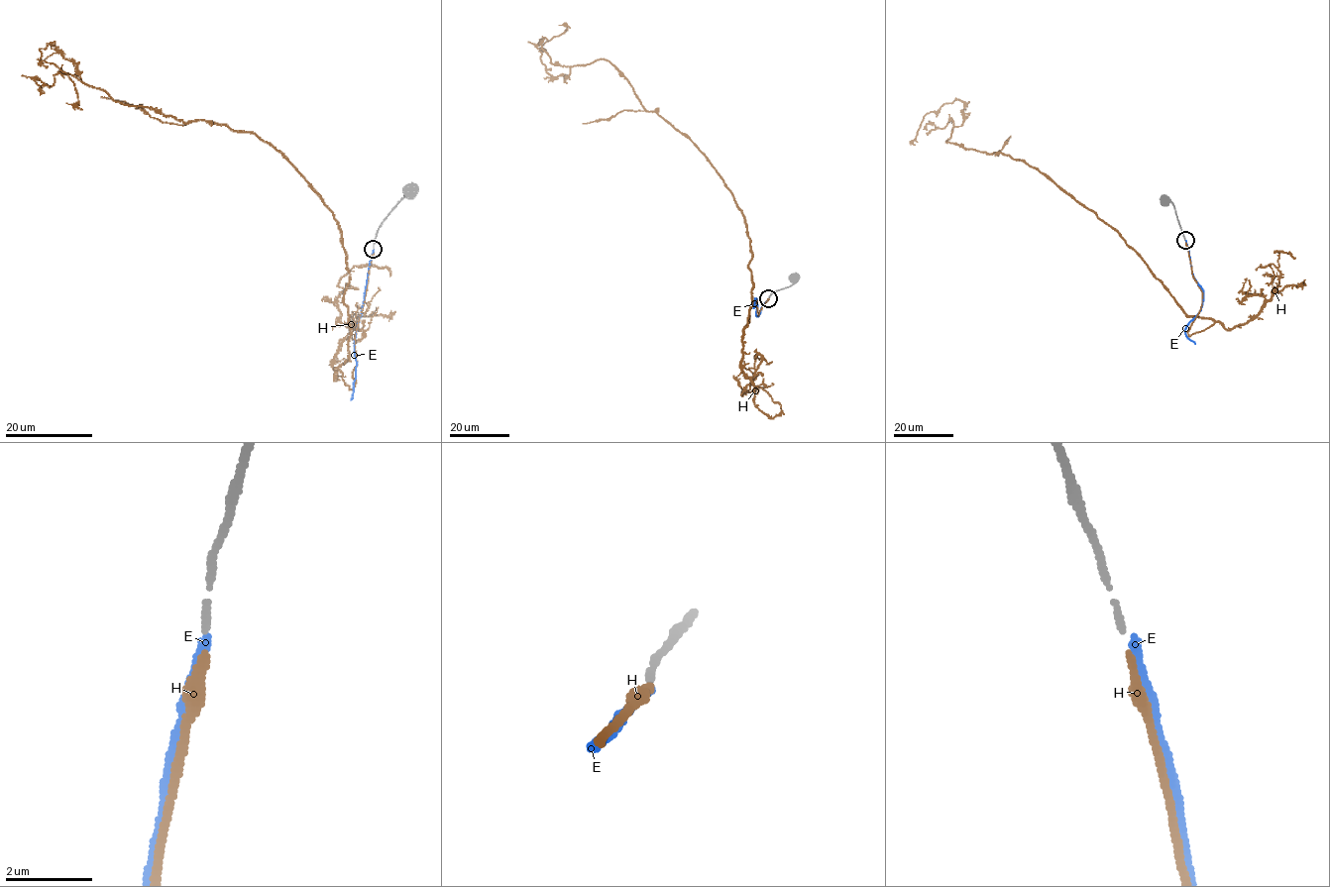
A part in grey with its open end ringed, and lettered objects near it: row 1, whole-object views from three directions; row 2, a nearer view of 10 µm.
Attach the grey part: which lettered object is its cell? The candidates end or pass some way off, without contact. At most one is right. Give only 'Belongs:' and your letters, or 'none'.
Belongs: H

